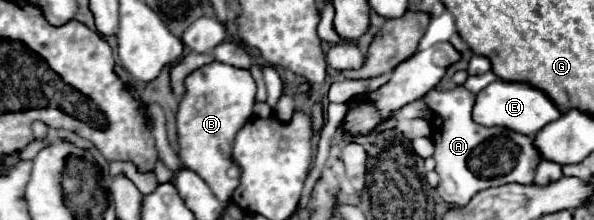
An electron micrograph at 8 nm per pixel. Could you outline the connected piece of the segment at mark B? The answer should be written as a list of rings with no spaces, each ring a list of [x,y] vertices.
[[[214,60],[186,76],[186,96],[182,96],[176,114],[180,158],[188,170],[196,172],[210,186],[220,202],[228,202],[238,186],[238,180],[232,180],[226,172],[234,166],[234,136],[246,122],[250,122],[254,102],[256,84],[248,70]]]

